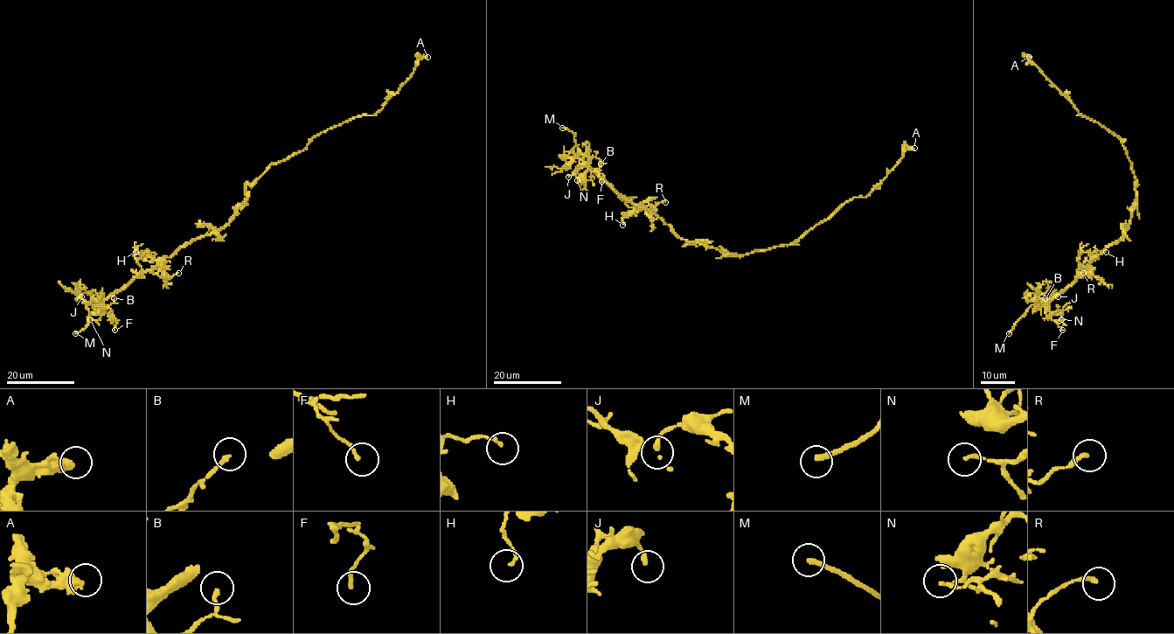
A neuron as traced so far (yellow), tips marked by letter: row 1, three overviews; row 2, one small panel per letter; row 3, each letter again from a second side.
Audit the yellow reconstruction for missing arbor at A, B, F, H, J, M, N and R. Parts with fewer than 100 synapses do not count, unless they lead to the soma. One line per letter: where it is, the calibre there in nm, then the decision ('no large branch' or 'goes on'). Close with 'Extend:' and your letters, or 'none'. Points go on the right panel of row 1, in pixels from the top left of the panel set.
A: place (1029, 57); calibre 440 nm; no large branch
B: place (1045, 298); calibre 180 nm; no large branch
F: place (1062, 330); calibre 150 nm; no large branch
H: place (1106, 252); calibre 140 nm; no large branch
J: place (1058, 296); calibre 190 nm; no large branch
M: place (1009, 333); calibre 240 nm; goes on
N: place (1061, 319); calibre 160 nm; no large branch
R: place (1083, 273); calibre 200 nm; no large branch
Extend: M

